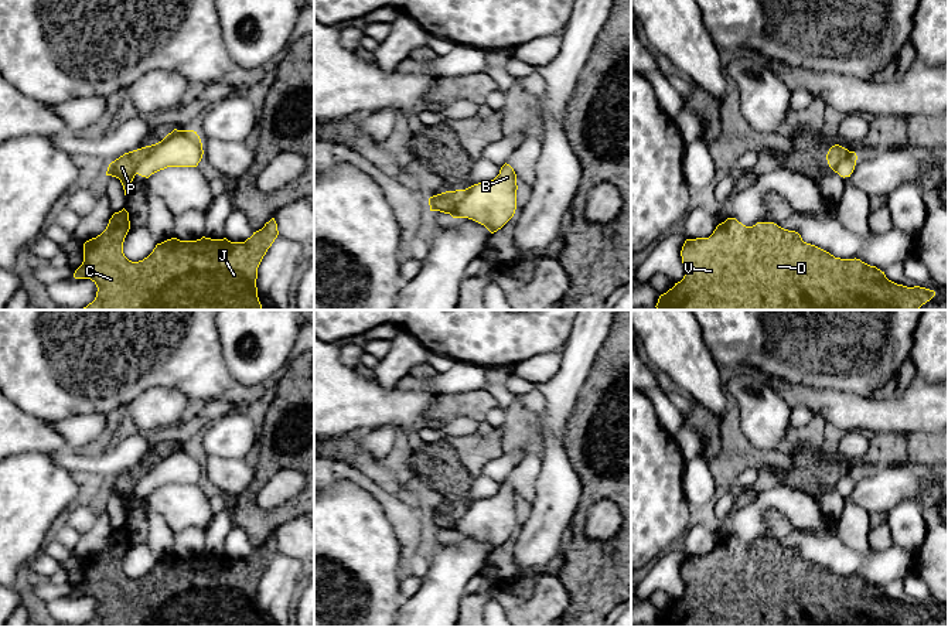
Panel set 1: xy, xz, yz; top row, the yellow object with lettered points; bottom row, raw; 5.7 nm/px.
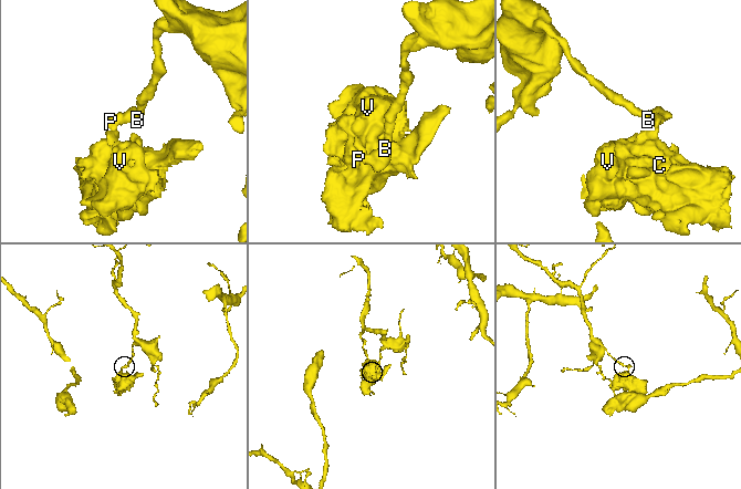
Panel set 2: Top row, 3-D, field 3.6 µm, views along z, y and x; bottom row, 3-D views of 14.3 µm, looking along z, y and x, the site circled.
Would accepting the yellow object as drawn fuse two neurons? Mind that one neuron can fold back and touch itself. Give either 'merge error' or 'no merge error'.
merge error

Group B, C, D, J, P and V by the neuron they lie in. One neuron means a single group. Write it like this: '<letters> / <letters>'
B / C D J P V

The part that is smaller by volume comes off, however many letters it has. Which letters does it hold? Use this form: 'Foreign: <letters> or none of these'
Foreign: C, D, J, P, V

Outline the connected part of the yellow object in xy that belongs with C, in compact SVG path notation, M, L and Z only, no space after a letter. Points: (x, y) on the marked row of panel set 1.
M123 208L122 211L115 212L112 215L106 229L100 235L83 243L83 262L75 270L74 277L91 279L96 284L98 292L96 292L95 300L89 303L86 307L83 307L82 310L262 310L262 304L259 301L258 287L256 287L258 268L263 256L266 255L267 249L272 246L272 243L279 235L277 224L274 218L266 222L262 229L253 232L253 235L248 238L245 242L231 242L226 238L211 239L205 236L197 241L180 241L177 238L171 238L161 243L157 243L153 252L147 258L139 262L129 260L123 253L123 242L129 229L130 229L129 212Z

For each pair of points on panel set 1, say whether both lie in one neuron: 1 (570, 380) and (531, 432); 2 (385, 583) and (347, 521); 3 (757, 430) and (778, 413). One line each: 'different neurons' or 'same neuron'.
1: same neuron
2: same neuron
3: same neuron

